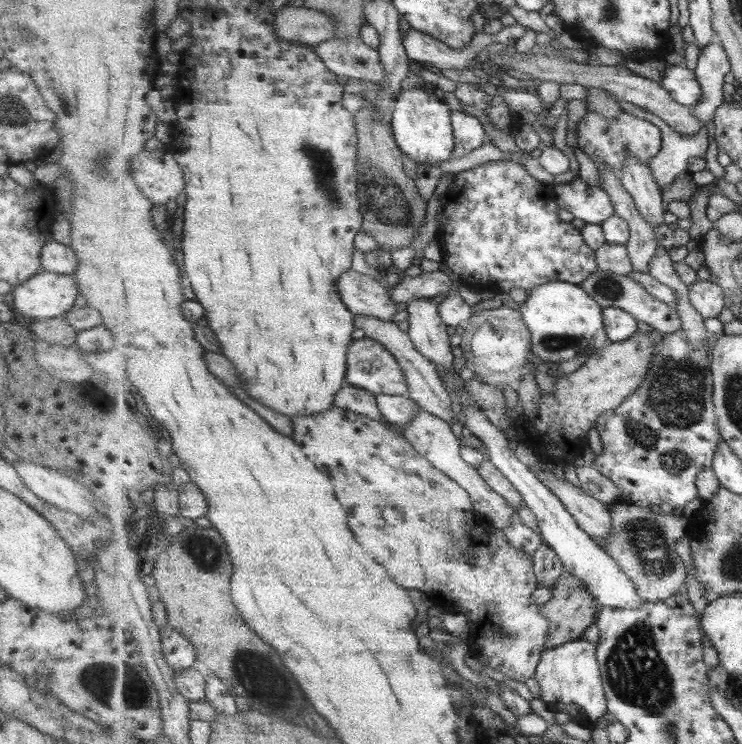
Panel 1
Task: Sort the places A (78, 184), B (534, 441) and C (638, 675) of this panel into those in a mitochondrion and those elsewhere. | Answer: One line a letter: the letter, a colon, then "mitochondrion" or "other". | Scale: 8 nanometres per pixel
A: other
B: other
C: mitochondrion

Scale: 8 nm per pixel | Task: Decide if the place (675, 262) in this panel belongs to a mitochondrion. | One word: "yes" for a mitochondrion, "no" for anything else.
no

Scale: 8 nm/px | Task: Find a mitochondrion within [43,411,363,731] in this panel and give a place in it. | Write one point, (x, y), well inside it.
(127, 687)

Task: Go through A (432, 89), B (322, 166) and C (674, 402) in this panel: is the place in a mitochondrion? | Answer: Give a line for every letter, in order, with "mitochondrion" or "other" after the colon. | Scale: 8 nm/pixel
A: other
B: mitochondrion
C: mitochondrion

